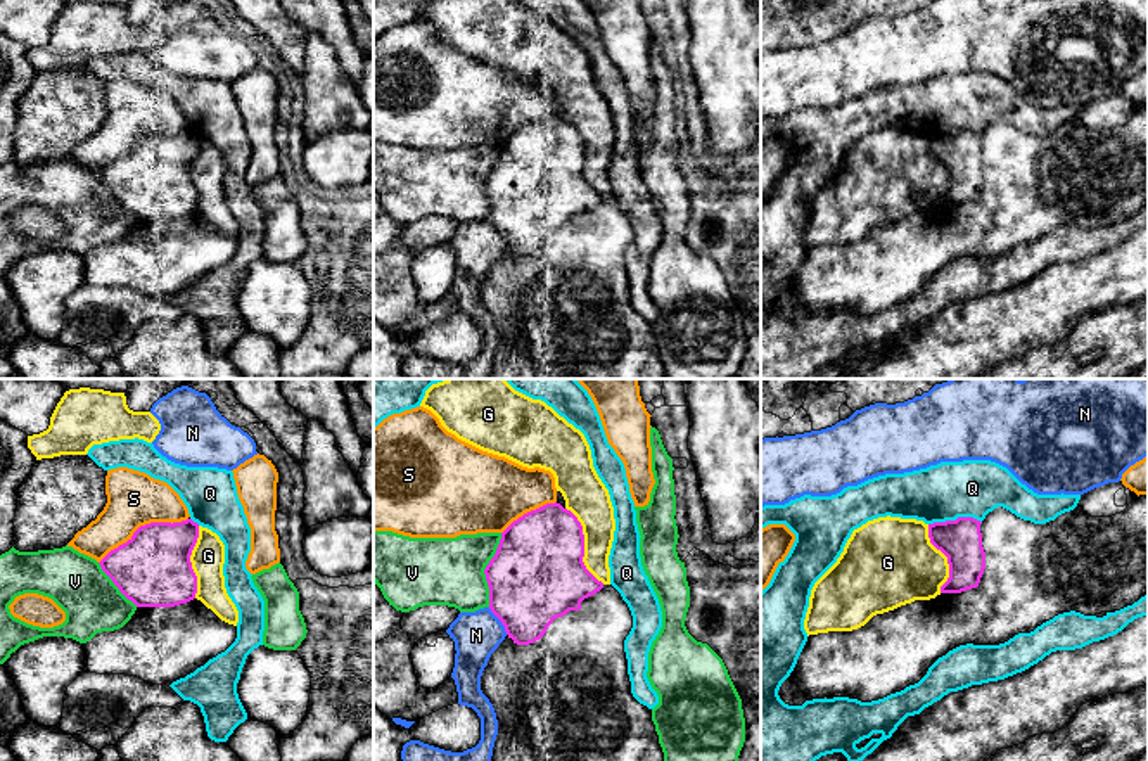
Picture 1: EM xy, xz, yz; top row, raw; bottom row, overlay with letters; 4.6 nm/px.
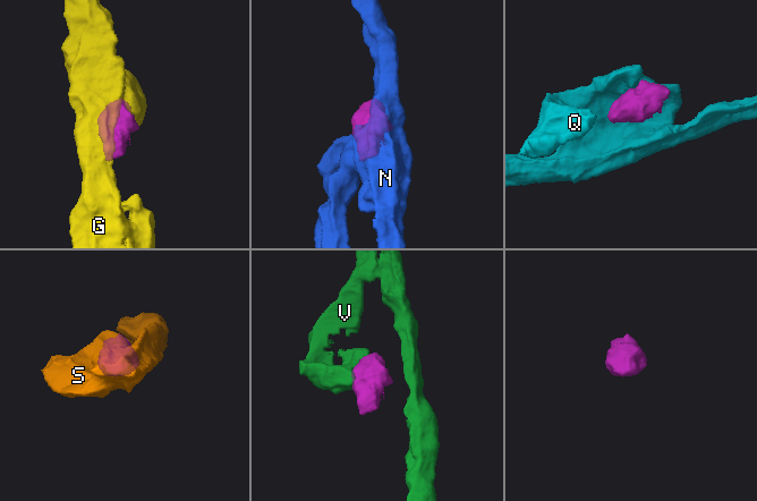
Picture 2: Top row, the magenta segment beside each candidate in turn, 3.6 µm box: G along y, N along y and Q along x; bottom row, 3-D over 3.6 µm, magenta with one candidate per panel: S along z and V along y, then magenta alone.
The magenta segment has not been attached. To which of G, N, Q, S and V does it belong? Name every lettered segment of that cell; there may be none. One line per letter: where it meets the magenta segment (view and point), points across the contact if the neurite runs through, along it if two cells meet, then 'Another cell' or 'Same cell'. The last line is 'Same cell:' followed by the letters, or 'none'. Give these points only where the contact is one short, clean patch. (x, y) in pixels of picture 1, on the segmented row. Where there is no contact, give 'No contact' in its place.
G: Touches magenta at xz (583, 547). Boundary: xz (566, 507), (581, 526), (583, 564), (604, 583). Another cell
N: Touches magenta at xz (500, 620). Another cell
Q: Touches magenta at yz (956, 519). Another cell
S: Touches magenta at xy (142, 526). Another cell
V: Touches magenta at xz (484, 569). Another cell
Same cell: none

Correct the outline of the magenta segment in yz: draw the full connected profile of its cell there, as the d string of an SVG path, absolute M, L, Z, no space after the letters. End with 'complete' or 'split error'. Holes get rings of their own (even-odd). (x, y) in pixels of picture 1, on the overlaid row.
M1148 495L1136 496L1124 512L1115 514L1112 517L1091 517L1074 508L1046 524L1034 524L1030 521L1024 521L1015 514L1011 514L1010 510L998 507L992 512L989 512L982 522L973 517L958 517L956 521L928 524L928 538L930 543L947 557L949 564L949 578L941 586L941 593L930 600L915 600L894 611L877 614L864 626L852 631L828 631L828 633L809 635L794 671L781 683L778 690L778 695L785 704L802 706L806 700L825 699L825 697L826 699L849 697L849 699L858 699L861 702L878 700L890 694L901 692L909 685L918 683L939 657L946 655L949 650L960 645L966 643L999 645L1008 642L1018 633L1034 631L1037 626L1053 619L1058 614L1070 611L1081 612L1084 616L1115 612L1127 605L1132 605L1148 593Z | split error

